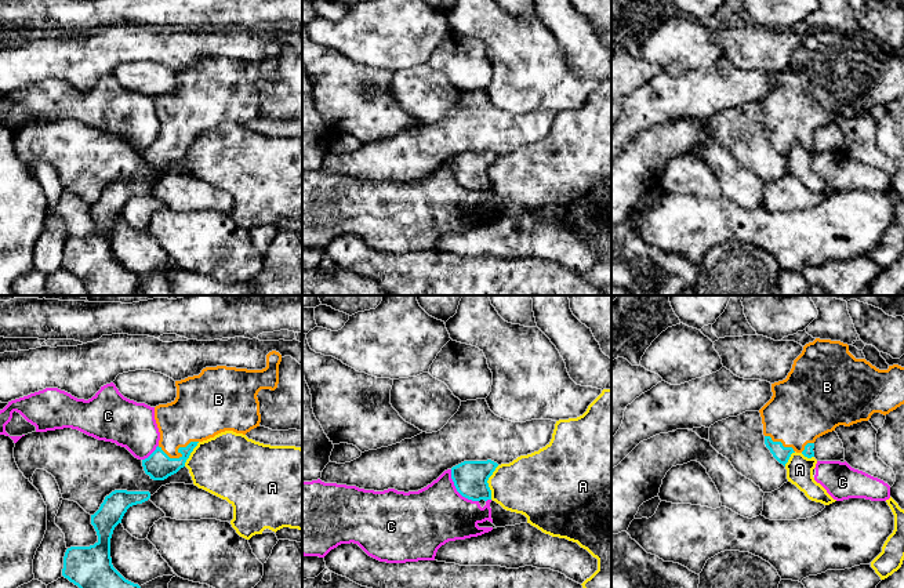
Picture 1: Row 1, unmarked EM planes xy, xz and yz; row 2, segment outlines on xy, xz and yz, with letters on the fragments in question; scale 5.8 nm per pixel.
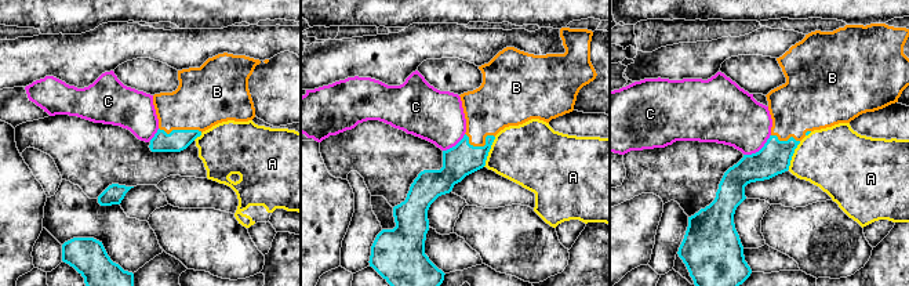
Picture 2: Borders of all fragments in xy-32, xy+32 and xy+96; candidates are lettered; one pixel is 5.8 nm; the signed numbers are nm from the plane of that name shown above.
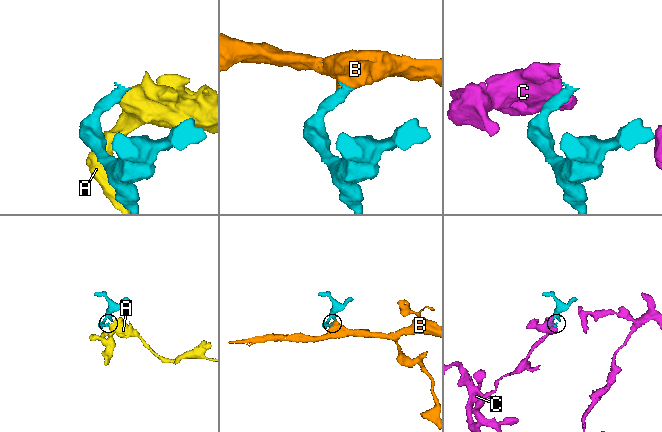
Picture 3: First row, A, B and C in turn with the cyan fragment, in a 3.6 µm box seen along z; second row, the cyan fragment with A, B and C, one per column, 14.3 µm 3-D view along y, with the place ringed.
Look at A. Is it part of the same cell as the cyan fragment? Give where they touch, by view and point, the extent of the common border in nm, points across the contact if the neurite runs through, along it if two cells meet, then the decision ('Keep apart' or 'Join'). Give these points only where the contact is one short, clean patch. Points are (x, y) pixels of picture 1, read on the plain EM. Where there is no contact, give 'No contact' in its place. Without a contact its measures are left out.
Touches cyan at xz (486, 173). Shared border 200 nm. Boundary: xz (498, 156), (487, 171), (490, 189). Keep apart

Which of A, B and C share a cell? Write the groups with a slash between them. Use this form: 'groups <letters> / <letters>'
groups A / B / C

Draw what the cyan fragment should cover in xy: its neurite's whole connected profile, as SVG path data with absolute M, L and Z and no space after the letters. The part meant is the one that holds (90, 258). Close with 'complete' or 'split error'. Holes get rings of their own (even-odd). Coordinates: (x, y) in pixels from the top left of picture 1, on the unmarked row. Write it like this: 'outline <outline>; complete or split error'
outline M112 182L91 206L98 232L90 237L66 240L62 266L83 282L90 295L135 295L141 277L113 258L110 229L127 200L149 189L149 182Z; complete

